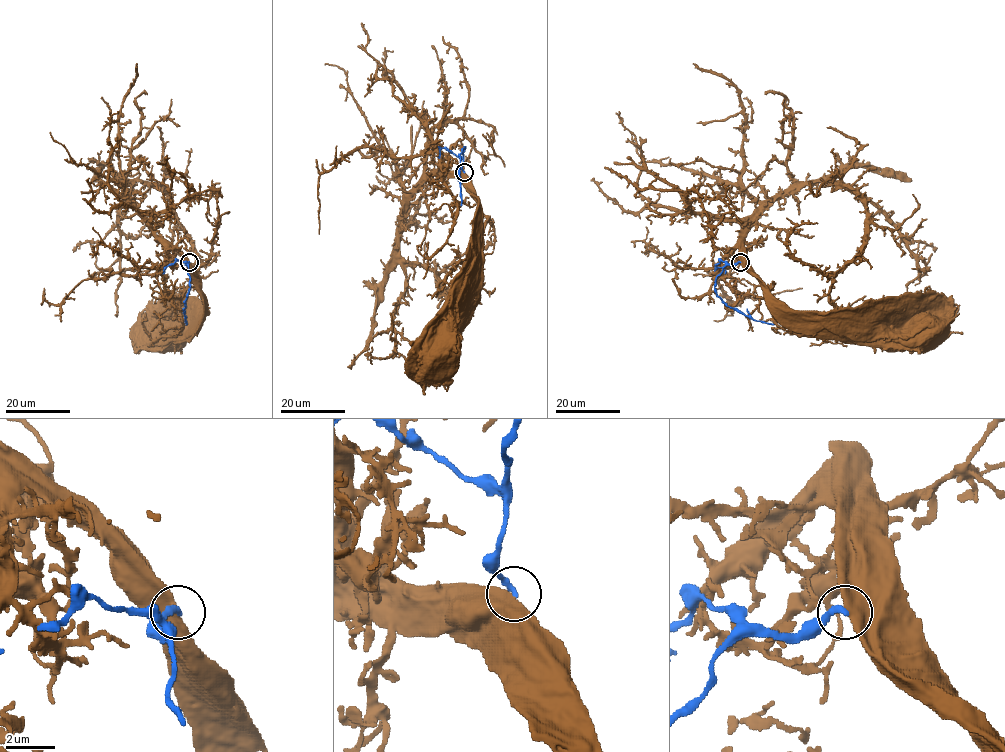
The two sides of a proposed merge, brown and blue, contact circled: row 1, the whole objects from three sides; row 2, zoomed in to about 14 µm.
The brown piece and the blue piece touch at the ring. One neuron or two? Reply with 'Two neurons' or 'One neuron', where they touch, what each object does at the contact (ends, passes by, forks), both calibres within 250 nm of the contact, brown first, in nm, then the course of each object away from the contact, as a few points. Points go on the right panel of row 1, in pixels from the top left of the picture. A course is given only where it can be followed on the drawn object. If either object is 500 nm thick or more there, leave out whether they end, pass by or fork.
Two neurons. Place: (740, 262). Thickness 650 nm (brown) against 240 nm. Course of brown: (740, 262), (775, 298), (798, 313), (873, 314), (889, 317), (901, 328), (920, 332). Course of blue: (740, 262), (723, 268), (715, 281), (716, 295), (727, 305), (756, 320), (773, 324)

